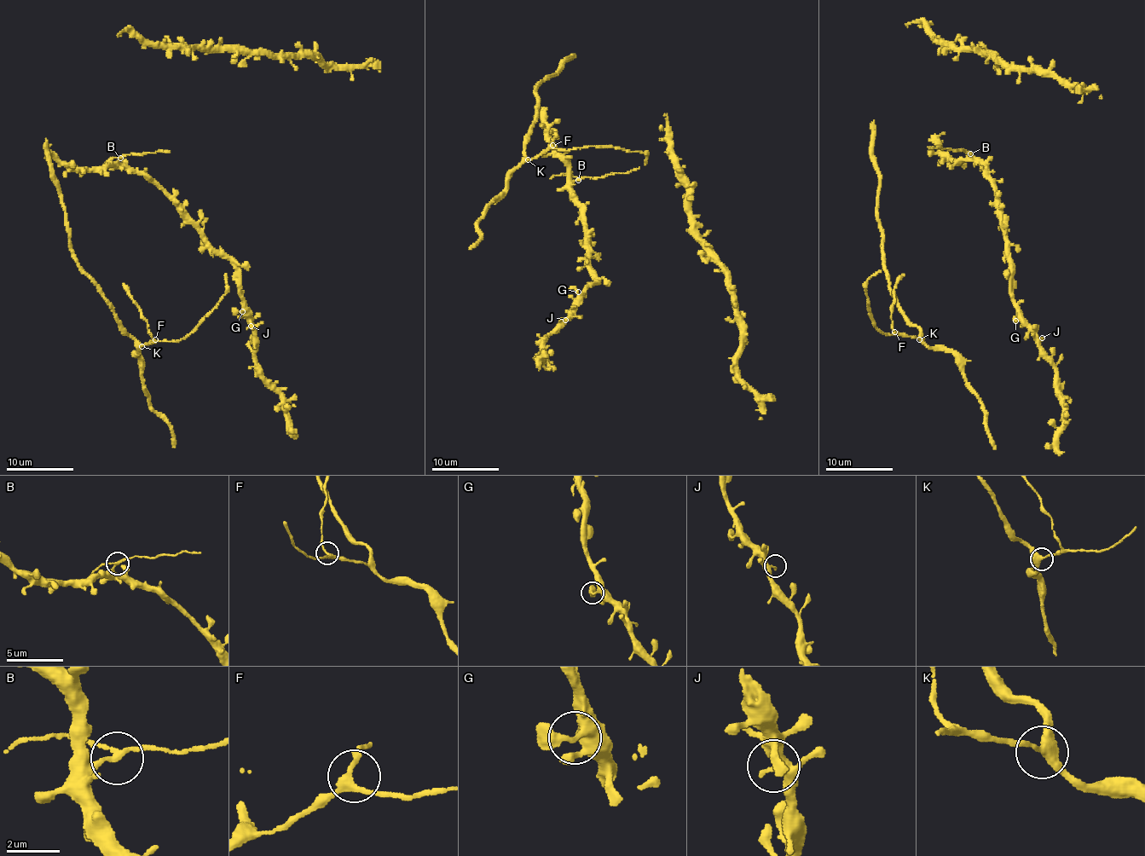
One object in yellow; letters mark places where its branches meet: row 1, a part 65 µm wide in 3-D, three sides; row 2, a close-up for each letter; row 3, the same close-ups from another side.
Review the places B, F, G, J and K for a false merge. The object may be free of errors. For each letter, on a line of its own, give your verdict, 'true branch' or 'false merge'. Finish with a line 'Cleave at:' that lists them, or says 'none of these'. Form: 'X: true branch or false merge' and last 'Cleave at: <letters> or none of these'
B: false merge
F: true branch
G: true branch
J: true branch
K: true branch
Cleave at: B

